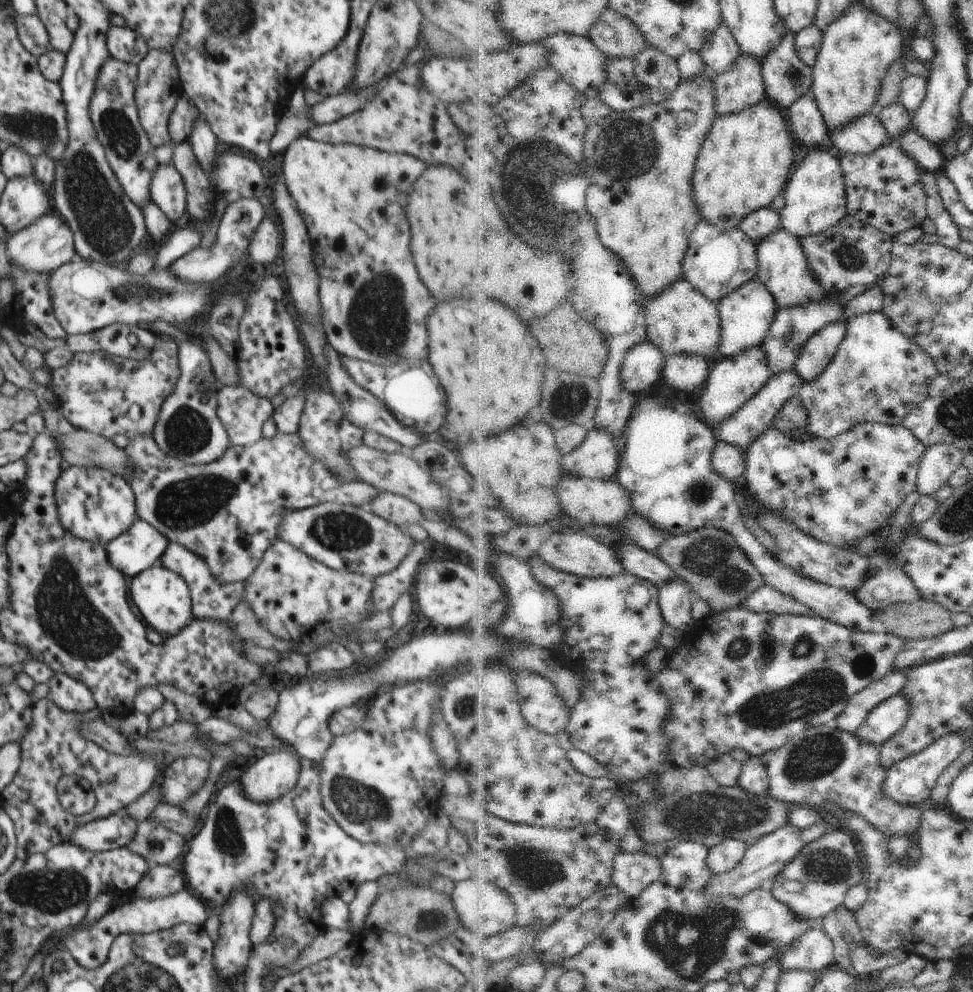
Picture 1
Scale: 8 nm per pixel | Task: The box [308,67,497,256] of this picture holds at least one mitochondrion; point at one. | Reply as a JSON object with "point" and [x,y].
{"point":[456,194]}

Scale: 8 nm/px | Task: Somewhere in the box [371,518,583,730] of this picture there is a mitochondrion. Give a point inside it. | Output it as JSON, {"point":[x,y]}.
{"point":[466,708]}

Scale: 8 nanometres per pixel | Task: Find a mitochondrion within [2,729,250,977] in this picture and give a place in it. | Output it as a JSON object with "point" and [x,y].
{"point":[55,891]}

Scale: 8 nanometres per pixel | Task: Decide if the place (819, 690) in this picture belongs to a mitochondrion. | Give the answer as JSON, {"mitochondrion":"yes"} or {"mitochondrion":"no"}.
{"mitochondrion":"yes"}

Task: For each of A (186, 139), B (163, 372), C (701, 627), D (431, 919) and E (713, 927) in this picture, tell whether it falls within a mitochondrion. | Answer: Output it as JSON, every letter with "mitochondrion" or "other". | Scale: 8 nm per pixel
{"A":"other","B":"other","C":"other","D":"mitochondrion","E":"mitochondrion"}

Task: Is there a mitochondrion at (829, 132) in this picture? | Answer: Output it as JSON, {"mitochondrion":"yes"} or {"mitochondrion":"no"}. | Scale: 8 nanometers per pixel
{"mitochondrion":"no"}

